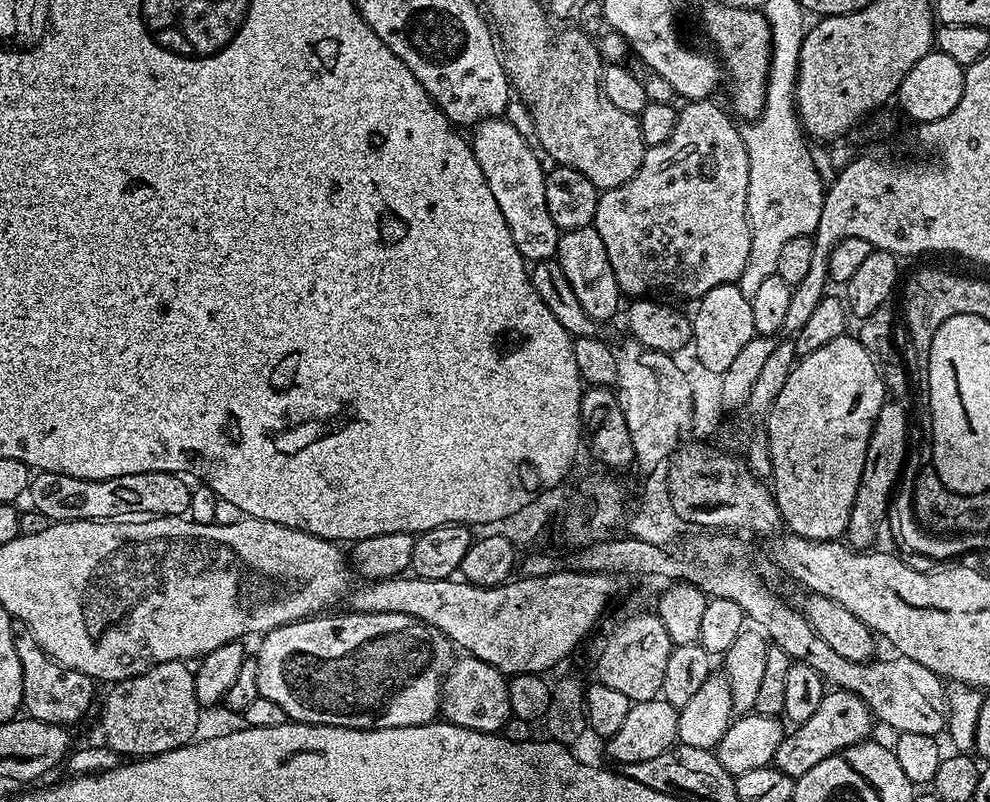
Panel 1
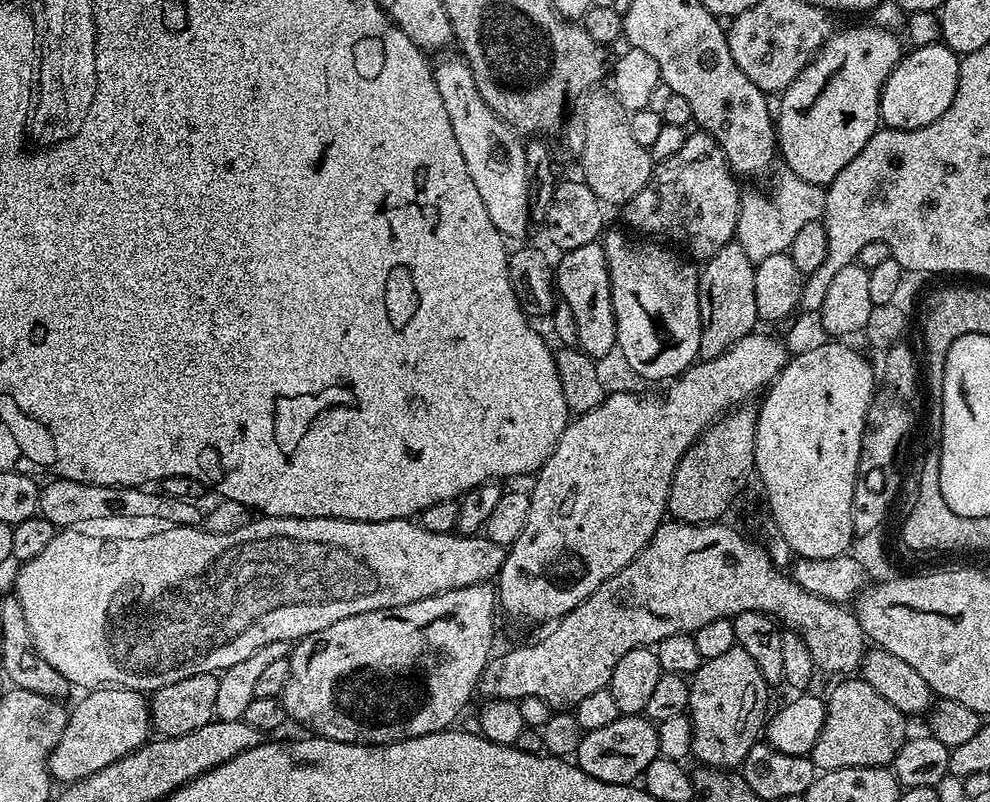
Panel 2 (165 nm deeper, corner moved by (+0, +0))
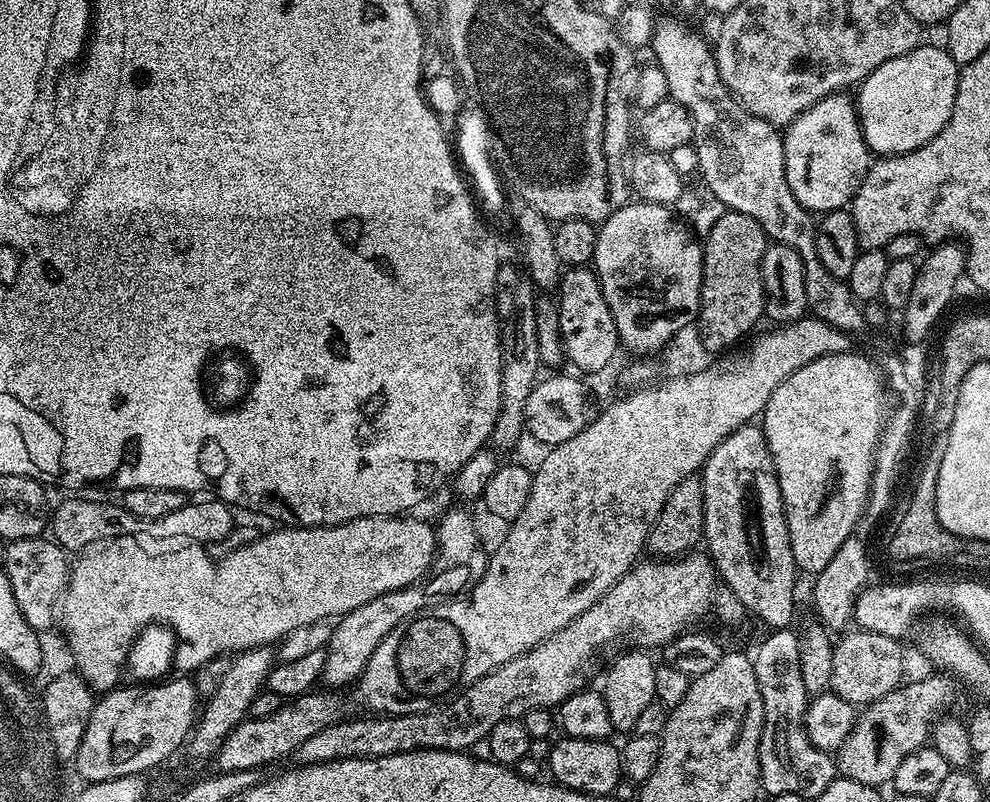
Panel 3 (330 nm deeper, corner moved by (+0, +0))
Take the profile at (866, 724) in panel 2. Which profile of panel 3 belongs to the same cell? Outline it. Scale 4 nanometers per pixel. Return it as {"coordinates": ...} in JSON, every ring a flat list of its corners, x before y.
{"coordinates":[[932,675,936,676,924,676,913,684,905,683,867,705,857,715,855,726,834,756,843,779,873,786,887,785,894,778,898,766,902,766,906,754,914,754,914,750,929,743,934,721,949,711,947,708,955,702,958,689,957,681,951,675]]}

